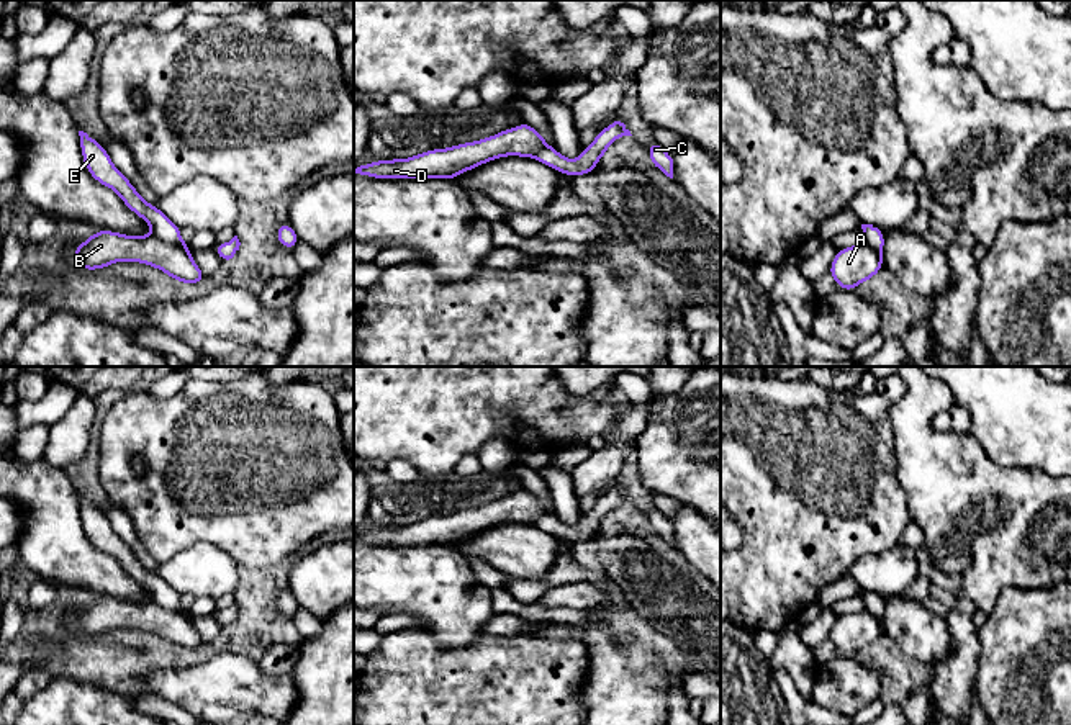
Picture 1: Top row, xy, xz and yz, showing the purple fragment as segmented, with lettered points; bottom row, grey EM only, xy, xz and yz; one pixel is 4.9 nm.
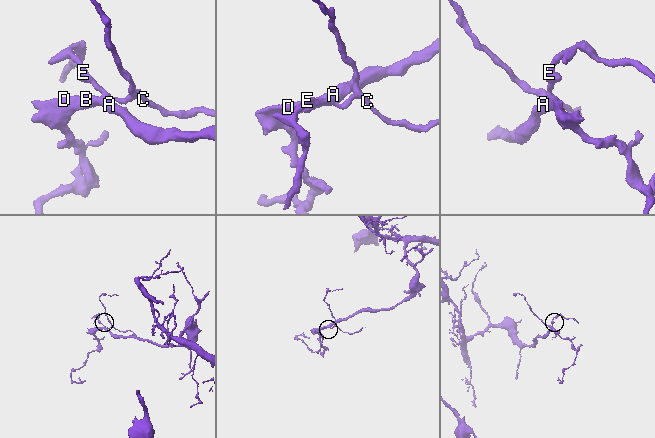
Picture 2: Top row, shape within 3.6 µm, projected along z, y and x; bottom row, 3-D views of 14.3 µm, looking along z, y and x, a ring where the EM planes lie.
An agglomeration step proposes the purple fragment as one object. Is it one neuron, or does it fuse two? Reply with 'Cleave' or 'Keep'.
Keep

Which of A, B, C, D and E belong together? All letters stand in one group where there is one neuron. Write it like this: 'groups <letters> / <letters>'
groups A B C D E

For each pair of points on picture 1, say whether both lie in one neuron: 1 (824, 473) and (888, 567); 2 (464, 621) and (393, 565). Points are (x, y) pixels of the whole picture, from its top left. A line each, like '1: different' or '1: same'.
1: different
2: same

